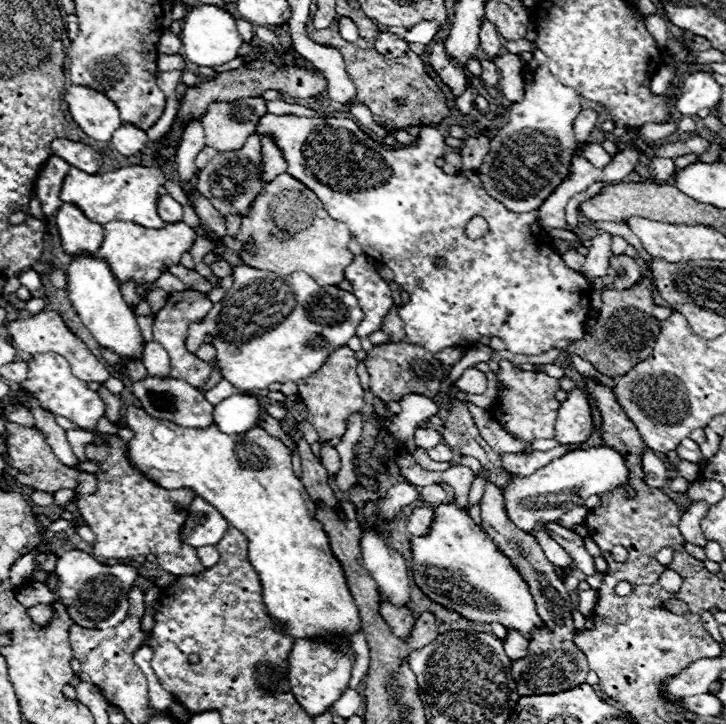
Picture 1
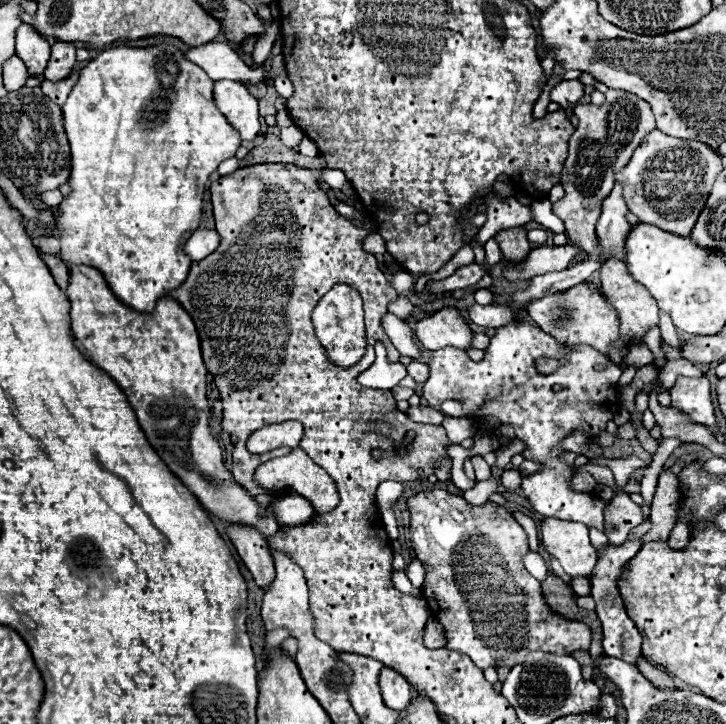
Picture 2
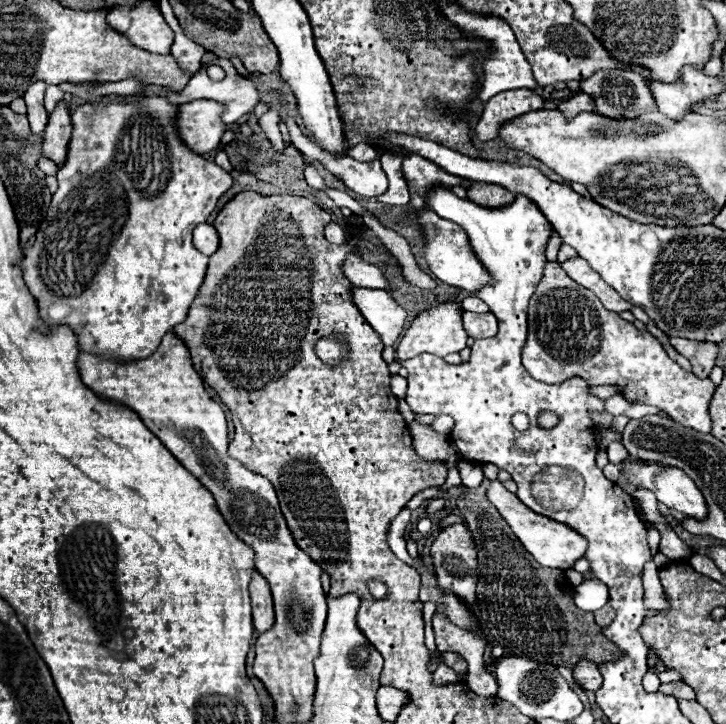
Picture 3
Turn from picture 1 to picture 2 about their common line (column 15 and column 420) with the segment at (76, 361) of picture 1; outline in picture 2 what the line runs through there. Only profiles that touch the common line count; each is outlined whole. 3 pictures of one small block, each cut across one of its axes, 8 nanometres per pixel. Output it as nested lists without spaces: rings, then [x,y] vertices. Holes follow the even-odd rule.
[[[446,306],[436,314],[416,322],[416,340],[422,350],[440,350],[454,346],[460,350],[472,348],[474,332],[458,308]]]

